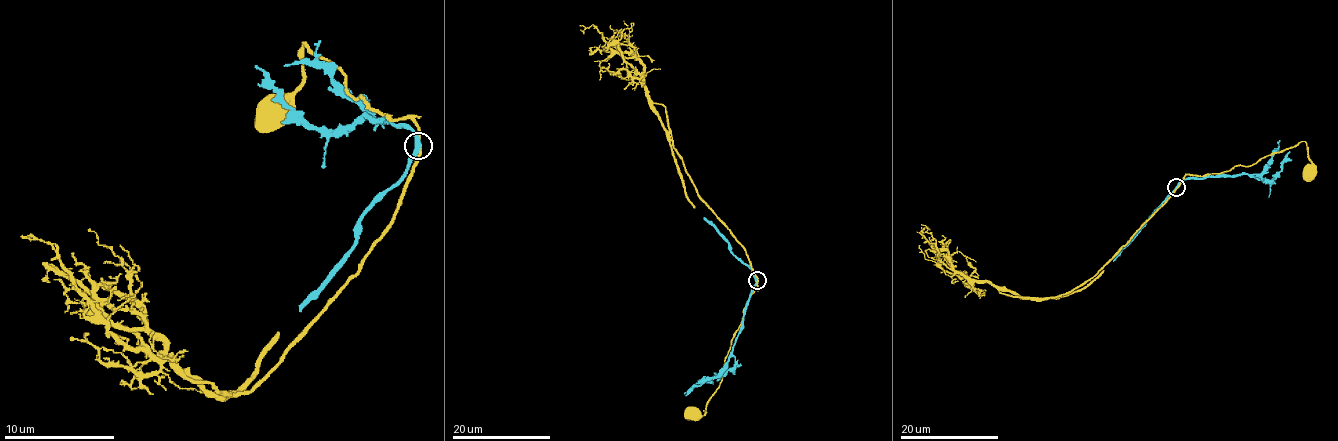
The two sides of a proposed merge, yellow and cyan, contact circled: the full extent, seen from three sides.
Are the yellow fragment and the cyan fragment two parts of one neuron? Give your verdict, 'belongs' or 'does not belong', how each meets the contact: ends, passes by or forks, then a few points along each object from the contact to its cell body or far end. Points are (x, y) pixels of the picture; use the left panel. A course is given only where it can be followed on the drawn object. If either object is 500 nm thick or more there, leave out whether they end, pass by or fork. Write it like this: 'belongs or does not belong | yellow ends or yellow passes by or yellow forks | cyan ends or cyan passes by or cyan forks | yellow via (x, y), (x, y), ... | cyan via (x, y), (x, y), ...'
belongs | yellow passes by | cyan passes by | yellow via (418, 146), (418, 127), (410, 118), (394, 121), (355, 99), (344, 74), (305, 41), (303, 83), (269, 113) | cyan via (418, 146), (407, 127), (396, 127), (366, 116), (330, 129), (314, 129), (256, 66)

